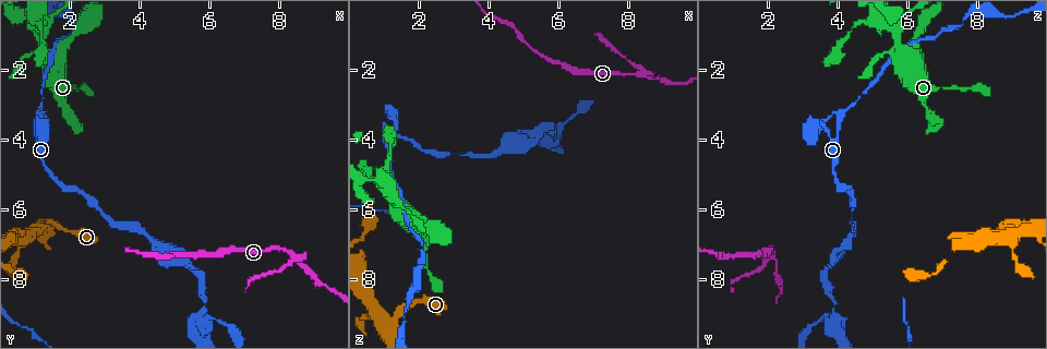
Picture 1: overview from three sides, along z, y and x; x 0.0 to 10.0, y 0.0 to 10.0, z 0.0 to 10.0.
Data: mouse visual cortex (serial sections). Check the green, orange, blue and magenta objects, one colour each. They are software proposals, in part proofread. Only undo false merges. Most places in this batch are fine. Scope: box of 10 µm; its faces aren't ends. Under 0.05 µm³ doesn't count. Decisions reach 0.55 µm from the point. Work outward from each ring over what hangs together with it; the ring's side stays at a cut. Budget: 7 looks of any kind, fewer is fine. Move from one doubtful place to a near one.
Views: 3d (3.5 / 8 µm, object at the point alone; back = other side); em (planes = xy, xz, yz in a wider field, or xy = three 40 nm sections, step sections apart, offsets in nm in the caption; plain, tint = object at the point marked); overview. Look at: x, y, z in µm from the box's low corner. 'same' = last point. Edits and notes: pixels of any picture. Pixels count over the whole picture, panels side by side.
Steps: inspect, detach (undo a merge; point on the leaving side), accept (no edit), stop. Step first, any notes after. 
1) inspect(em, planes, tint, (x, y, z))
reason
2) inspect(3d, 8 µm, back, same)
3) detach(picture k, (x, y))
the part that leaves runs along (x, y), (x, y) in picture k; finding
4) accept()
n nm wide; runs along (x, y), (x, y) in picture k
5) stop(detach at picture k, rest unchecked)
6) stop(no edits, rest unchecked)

inspect(3d, 3.5 µm, back, (1.10, 3.30, 4.15))

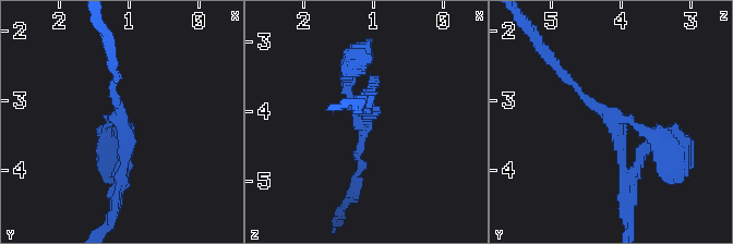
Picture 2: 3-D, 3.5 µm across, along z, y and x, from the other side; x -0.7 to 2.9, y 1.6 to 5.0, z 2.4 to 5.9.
inspect(em, xy, step 3, tint, (1.10, 3.30, 4.15))
3 arms; arms of 100, 150, 200 nm

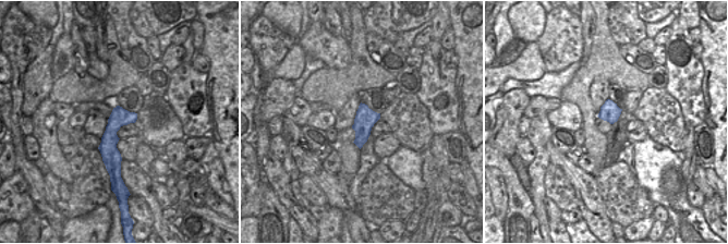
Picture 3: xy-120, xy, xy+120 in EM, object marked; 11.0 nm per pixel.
accept()
220 nm wide; runs along (119, 109), (110, 132), (111, 168) in picture 3; continuous, no second cell

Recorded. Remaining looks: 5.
inspect(em, xy, step 3, tint, (8.40, 7.30, 2.15))

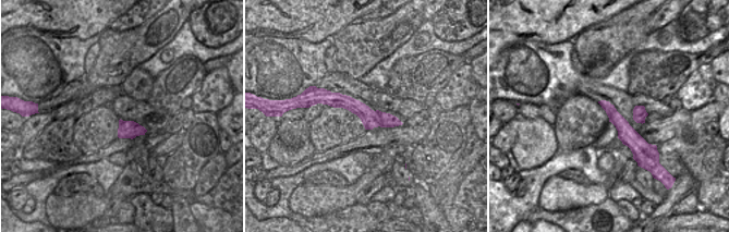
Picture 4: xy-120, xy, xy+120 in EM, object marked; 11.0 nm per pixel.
inspect(3d, 3.5 µm, same)

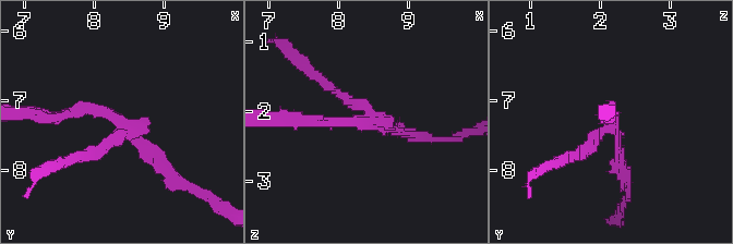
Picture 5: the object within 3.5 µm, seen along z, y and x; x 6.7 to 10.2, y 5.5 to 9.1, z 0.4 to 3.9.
detach(picture 5, (97, 149))
the part that leaves runs along (123, 126), (100, 149), (49, 167) in picture 5; a second cell is stuck on

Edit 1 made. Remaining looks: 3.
inspect(3d, 3.5 µm, (5.90, 9.10, 3.85))
a fork

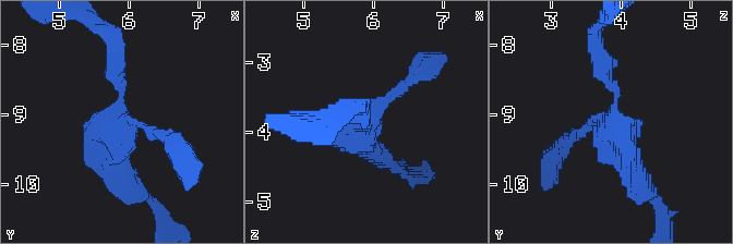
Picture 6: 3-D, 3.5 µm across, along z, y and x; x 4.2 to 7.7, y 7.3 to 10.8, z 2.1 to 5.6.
inspect(em, planes, tint, (5.90, 9.05, 3.90))
shape alone is not enough

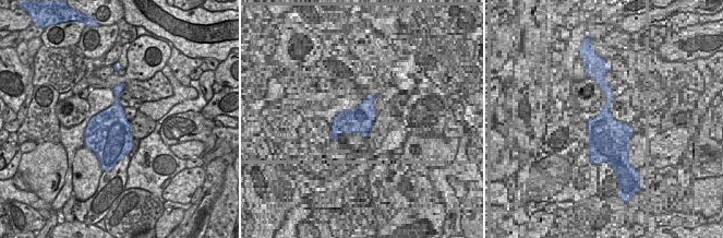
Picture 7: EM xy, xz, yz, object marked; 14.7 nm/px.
inspect(em, xy, step 1, tint, same)
cut it another way

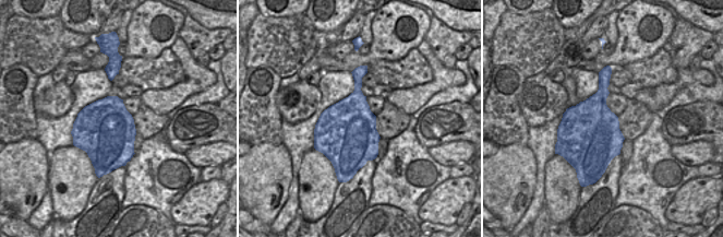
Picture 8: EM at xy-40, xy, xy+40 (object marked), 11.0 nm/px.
accept()
runs along (600, 55), (641, 182) in picture 6; continuous, no second cell

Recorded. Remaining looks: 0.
stop(detach at picture 5, rest unchecked)

